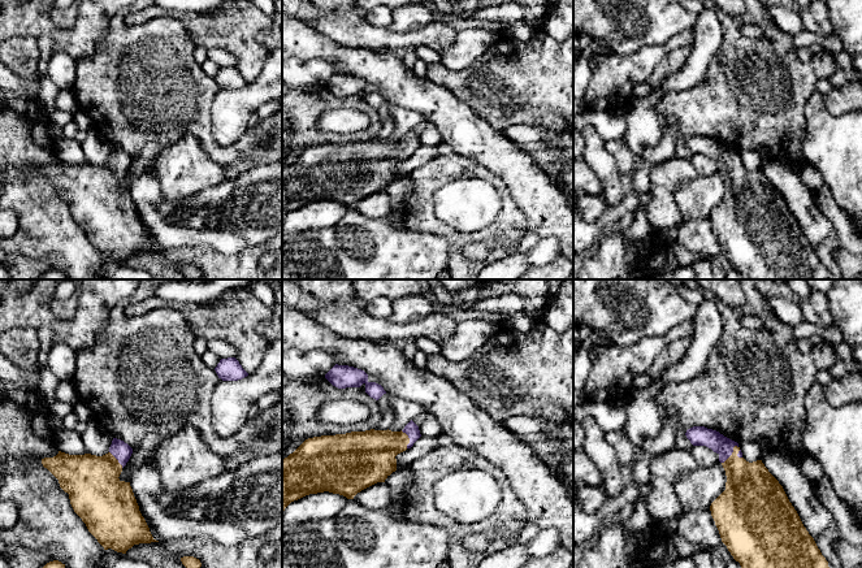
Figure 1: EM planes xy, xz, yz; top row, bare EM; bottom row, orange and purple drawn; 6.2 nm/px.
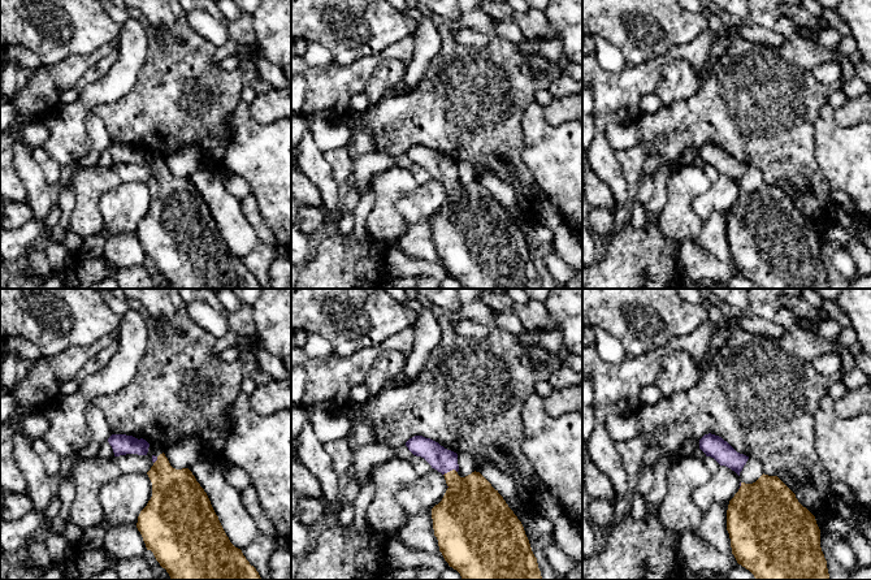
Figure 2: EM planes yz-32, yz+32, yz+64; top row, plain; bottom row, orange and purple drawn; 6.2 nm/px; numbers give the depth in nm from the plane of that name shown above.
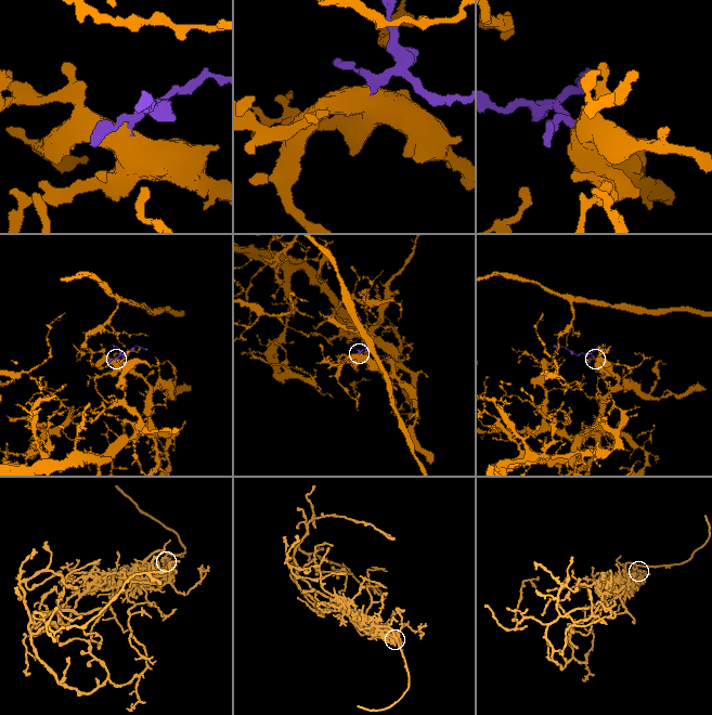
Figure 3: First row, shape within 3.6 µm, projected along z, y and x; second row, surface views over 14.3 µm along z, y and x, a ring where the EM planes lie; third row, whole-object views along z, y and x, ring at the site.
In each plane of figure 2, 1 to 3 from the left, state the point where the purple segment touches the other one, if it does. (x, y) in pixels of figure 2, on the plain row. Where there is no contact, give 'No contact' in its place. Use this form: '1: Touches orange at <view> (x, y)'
1: Touches orange at yz-32 (156, 169)
2: Touches orange at yz+32 (450, 180)
3: Touches orange at yz+64 (740, 195)

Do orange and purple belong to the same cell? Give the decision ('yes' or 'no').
yes

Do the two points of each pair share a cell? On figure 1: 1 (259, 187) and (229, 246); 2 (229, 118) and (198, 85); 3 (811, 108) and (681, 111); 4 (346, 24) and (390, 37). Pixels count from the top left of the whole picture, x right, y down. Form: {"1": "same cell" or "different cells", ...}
{"1": "same cell", "2": "different cells", "3": "different cells", "4": "same cell"}

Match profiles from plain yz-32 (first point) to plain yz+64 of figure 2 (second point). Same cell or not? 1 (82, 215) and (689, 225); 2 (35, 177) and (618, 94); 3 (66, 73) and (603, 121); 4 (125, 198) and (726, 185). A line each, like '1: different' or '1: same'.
1: same
2: same
3: same
4: same

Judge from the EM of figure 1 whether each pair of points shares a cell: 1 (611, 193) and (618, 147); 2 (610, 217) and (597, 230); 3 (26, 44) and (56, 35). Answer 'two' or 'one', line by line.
1: two
2: one
3: two

